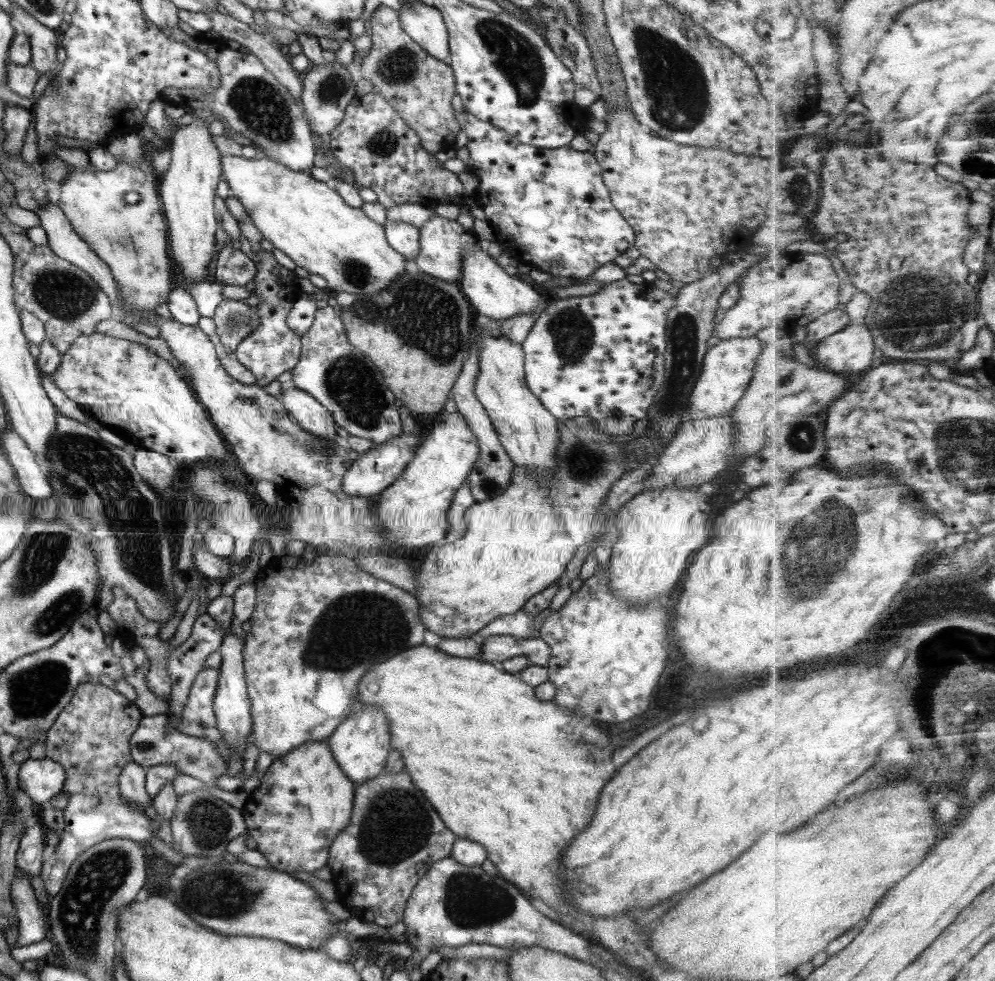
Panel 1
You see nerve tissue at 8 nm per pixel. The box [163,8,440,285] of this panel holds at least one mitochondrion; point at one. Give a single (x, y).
(260, 106)

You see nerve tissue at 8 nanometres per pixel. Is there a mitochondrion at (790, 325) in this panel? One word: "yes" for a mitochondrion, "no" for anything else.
no

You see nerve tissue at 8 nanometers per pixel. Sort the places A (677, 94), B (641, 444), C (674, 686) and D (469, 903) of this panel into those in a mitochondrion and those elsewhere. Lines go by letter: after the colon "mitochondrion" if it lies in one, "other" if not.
A: mitochondrion
B: mitochondrion
C: other
D: mitochondrion

